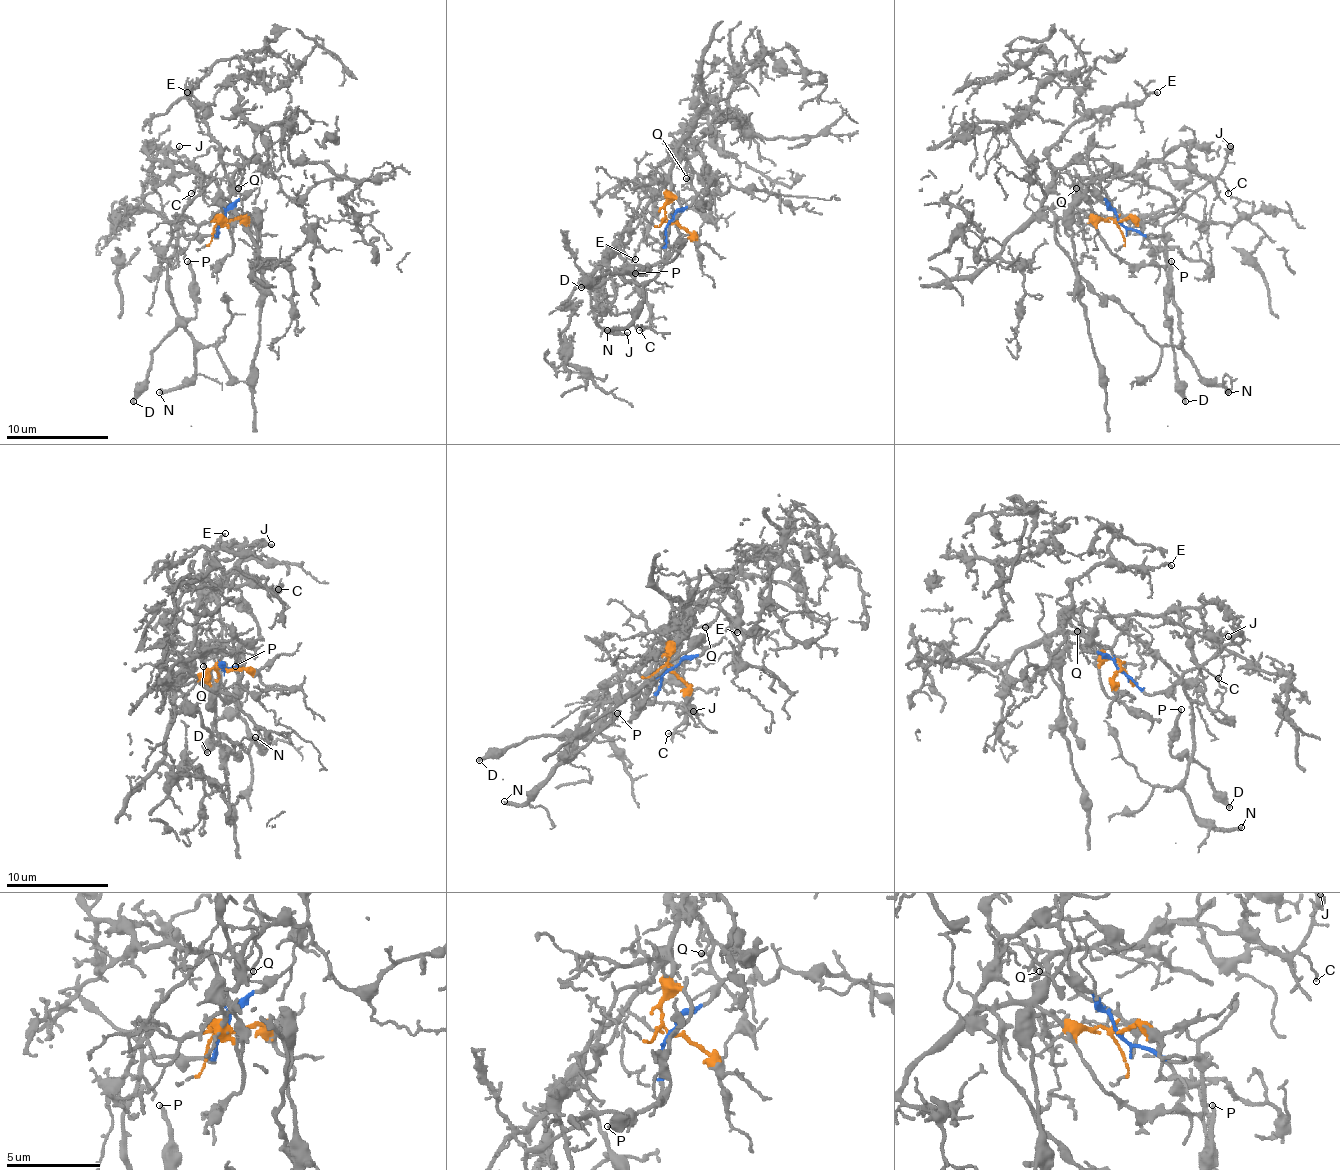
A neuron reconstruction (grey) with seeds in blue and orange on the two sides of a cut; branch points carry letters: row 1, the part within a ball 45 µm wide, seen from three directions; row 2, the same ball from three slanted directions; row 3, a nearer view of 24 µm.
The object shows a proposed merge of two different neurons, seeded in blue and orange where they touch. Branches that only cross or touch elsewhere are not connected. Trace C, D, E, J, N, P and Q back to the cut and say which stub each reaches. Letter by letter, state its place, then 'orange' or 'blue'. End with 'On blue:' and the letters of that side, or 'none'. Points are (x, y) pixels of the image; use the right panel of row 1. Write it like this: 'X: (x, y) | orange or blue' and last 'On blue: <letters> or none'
C: (1228, 193) | orange
D: (1185, 401) | blue
E: (1157, 92) | orange
J: (1230, 146) | blue
N: (1228, 392) | blue
P: (1171, 261) | blue
Q: (1076, 188) | orange
On blue: D, J, N, P

